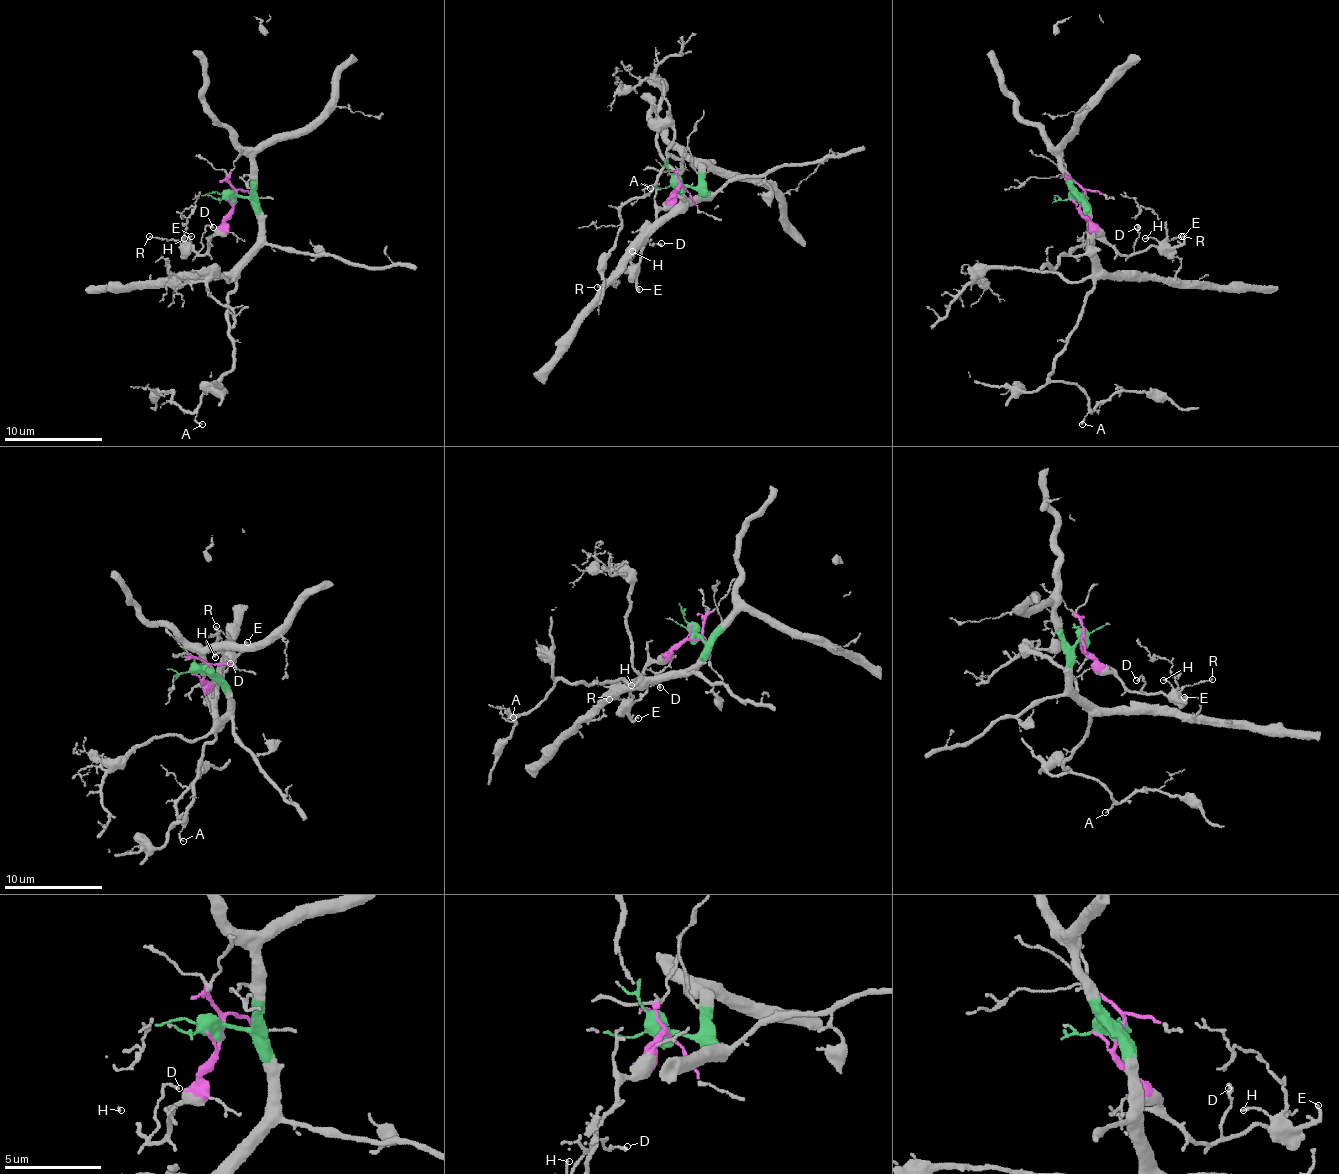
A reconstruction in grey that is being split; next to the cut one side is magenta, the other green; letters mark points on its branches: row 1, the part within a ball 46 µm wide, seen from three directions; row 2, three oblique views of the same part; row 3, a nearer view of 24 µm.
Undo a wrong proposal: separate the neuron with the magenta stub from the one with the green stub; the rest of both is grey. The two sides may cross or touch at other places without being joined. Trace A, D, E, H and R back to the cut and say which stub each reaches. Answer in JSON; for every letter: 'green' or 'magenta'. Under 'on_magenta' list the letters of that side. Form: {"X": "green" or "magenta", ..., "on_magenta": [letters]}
{"A": "green", "D": "magenta", "E": "magenta", "H": "magenta", "R": "magenta", "on_magenta": ["D", "E", "H", "R"]}

